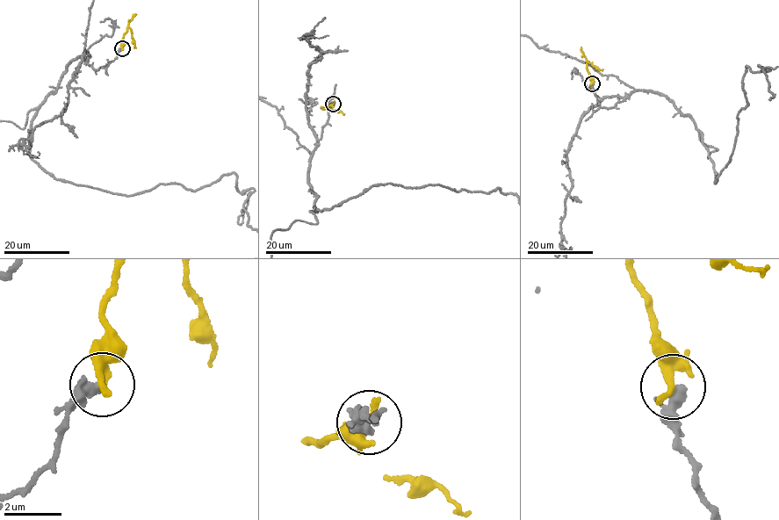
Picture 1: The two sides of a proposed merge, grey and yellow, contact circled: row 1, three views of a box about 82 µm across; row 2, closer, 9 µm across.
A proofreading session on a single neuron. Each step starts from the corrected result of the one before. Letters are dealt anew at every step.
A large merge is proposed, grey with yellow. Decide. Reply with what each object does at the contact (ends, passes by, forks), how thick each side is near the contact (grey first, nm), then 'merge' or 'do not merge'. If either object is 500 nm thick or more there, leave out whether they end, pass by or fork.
grey passes by; yellow passes by; calibres 280 and 260 nm; do not merge

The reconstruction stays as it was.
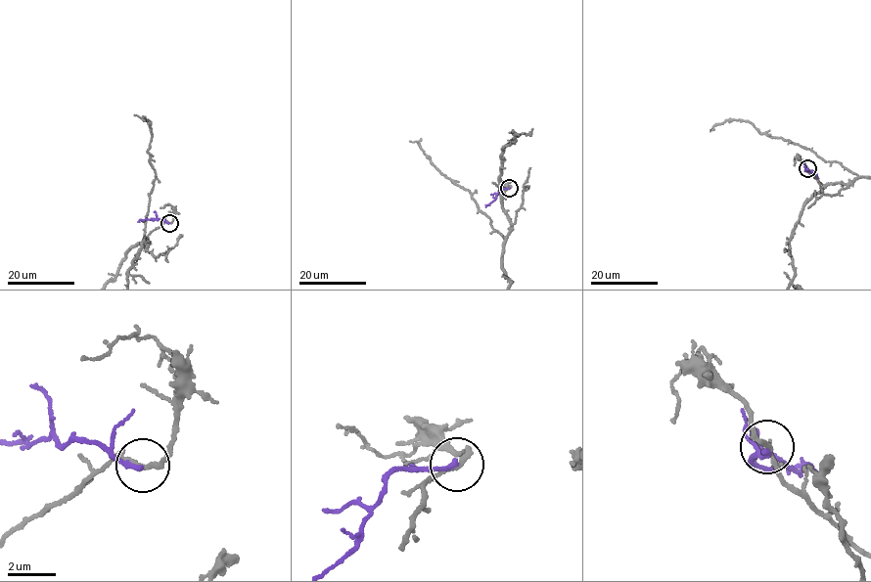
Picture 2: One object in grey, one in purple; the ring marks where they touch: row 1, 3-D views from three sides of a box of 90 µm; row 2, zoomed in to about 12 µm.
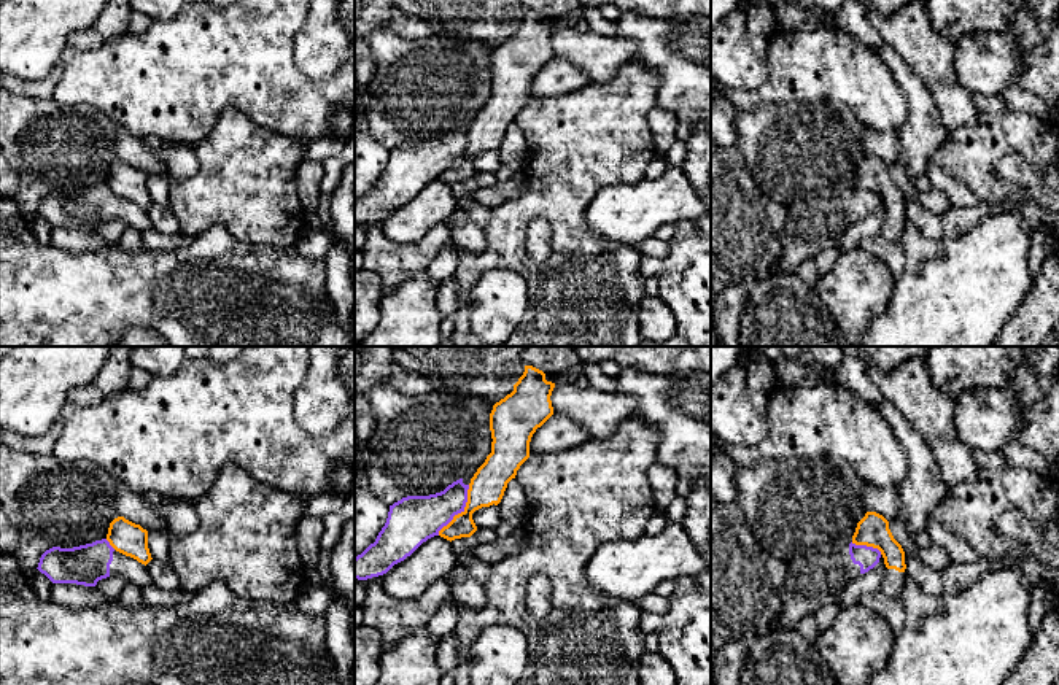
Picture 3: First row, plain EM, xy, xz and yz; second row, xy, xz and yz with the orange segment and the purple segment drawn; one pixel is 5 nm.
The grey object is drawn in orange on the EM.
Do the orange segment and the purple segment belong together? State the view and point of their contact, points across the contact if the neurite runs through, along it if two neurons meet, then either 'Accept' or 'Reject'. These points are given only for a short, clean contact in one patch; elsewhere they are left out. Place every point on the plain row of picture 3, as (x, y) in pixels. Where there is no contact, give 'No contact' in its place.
Touches orange at xz (461, 156). Reject

